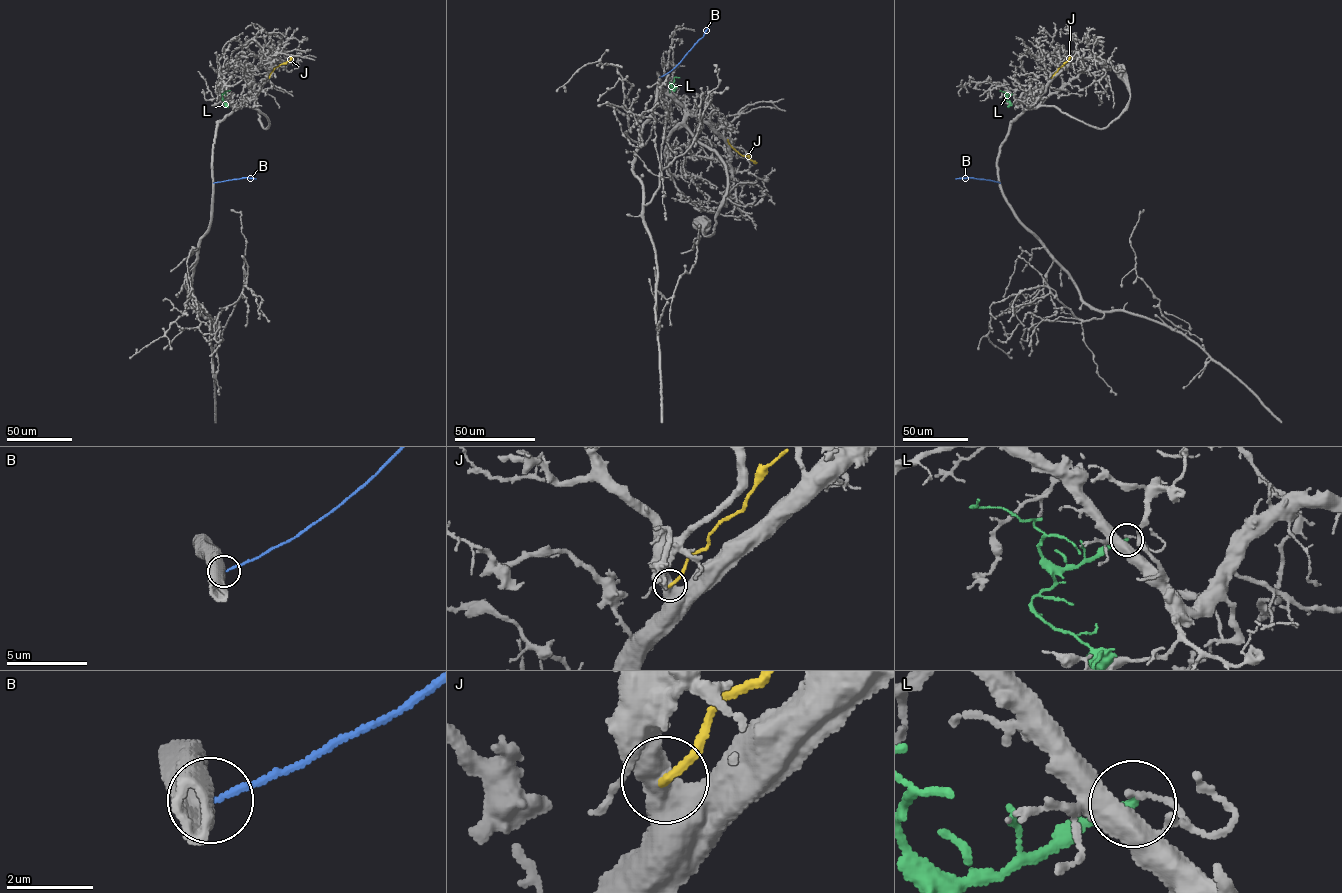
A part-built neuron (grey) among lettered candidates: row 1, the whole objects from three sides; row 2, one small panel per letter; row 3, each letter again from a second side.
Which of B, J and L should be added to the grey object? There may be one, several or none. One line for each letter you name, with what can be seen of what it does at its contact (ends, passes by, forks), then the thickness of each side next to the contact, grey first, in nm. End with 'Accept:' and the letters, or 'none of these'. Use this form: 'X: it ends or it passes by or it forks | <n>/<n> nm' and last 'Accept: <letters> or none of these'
Accept: none of these

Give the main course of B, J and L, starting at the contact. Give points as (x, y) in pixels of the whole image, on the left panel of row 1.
B: (214, 182), (255, 179)
J: (269, 77), (276, 66), (292, 57)
L: (222, 94), (228, 107)

